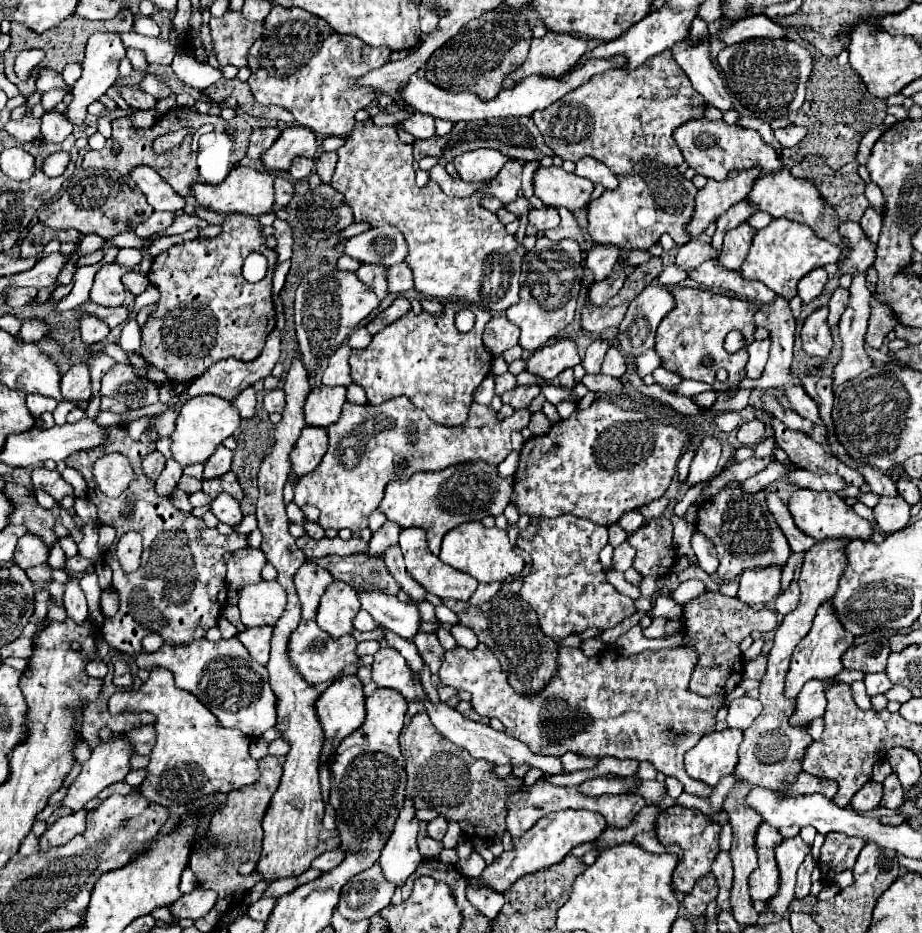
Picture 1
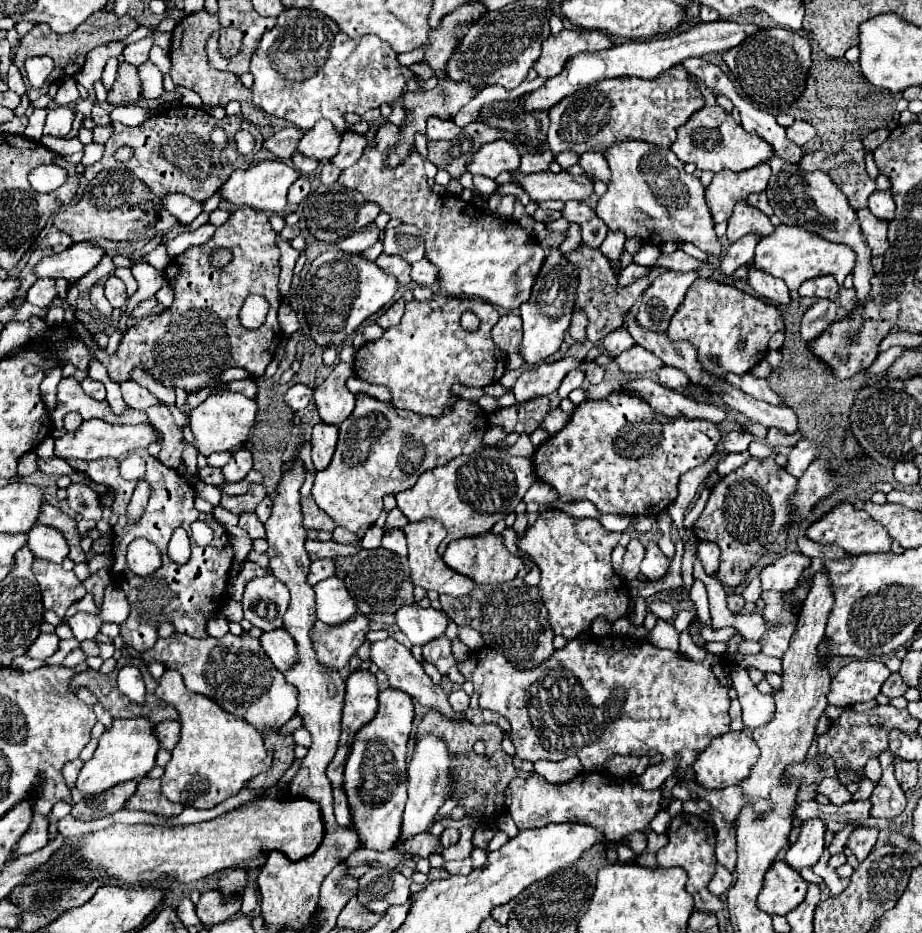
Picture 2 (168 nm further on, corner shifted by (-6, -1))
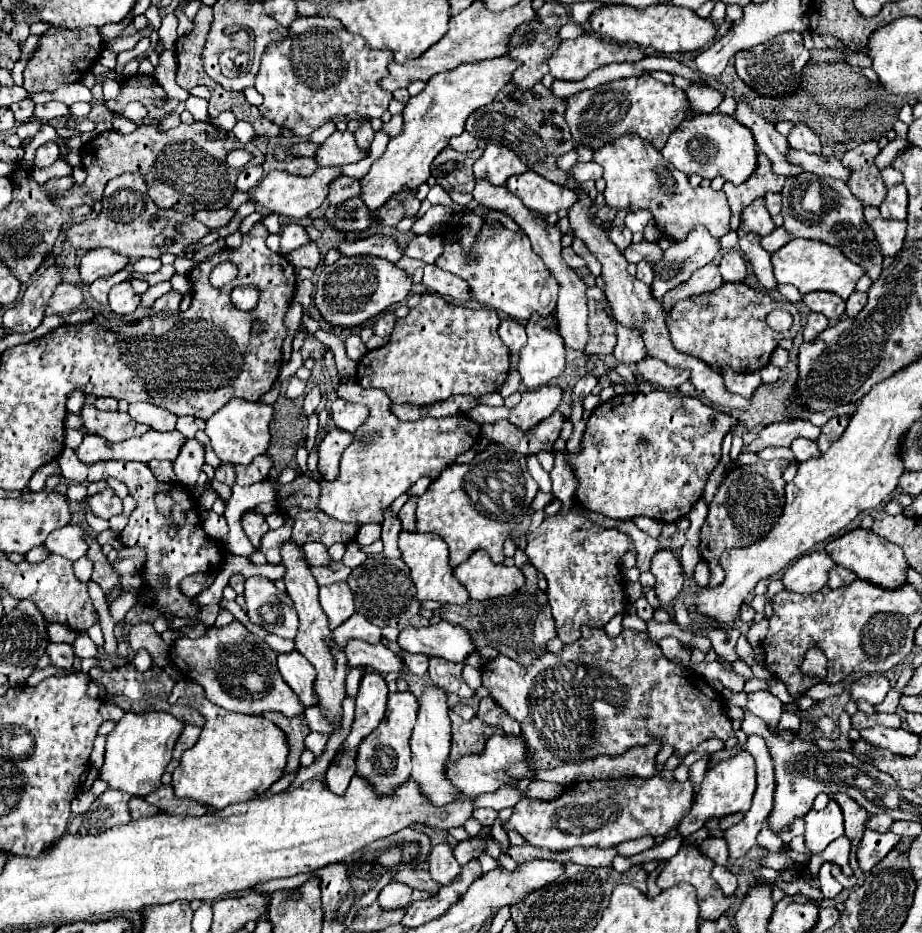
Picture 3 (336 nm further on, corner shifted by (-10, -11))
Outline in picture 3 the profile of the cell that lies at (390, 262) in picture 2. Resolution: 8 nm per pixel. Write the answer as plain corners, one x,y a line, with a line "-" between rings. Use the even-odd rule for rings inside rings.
401,258
401,260
399,260
395,266
399,266
401,270
405,270
405,272
411,276
413,284
419,284
419,282
421,282
421,276
423,276
423,264
421,264
421,260

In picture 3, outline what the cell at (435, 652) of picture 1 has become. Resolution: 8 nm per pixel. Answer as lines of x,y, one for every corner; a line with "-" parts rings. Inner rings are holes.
431,658
429,660
429,678
433,680
433,684
437,684
439,688
457,694
459,698
471,698
475,692
465,684
463,676
461,676
463,664
461,662
449,662
443,658

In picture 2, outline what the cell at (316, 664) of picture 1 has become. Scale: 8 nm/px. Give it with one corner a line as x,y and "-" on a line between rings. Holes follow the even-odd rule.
355,614
355,618
351,622
343,622
343,626
327,626
317,620
311,630
311,640
319,662
329,668
343,670
355,650
363,644
367,632
369,616
365,614

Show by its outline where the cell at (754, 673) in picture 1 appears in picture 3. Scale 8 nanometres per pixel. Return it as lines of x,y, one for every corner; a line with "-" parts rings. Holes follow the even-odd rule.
783,708
783,716
781,716
781,724
777,730
799,730
801,726
801,718
797,712
789,710
789,708

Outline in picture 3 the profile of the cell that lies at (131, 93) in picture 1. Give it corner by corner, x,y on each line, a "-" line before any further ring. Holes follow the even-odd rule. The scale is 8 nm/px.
135,74
131,78
125,78
121,82
121,94
115,100
109,100
105,104
107,104
107,108
111,112
121,112
133,100
139,100
153,118
163,116
165,110
167,110
167,114
171,114
177,108
177,104
179,104
177,100
165,98
163,88
155,82
153,76
141,76
141,74
-
155,100
163,100
163,106
157,108
155,106

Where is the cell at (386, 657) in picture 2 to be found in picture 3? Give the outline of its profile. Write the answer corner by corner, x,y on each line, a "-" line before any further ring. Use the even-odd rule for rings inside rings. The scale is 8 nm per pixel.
351,640
347,644
347,660
353,668
365,668
369,672
377,672
381,676
395,672
399,678
405,678
405,662
399,654
391,652
383,644
363,644
361,640

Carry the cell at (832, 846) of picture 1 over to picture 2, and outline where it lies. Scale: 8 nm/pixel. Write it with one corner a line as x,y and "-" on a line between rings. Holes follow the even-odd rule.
859,826
859,828
855,828
851,832
847,846
853,850
853,854
857,856
857,860
863,862
869,856
869,852
873,850
873,846
877,842
877,836
879,836
879,828

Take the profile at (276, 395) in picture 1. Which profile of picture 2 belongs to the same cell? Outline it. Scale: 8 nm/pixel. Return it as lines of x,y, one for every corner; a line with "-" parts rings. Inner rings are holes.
295,384
295,386
291,386
291,388
287,390
285,402
287,402
295,412
299,412
299,410
307,408
311,396
313,396
313,390
311,390
309,386
305,386
305,384

